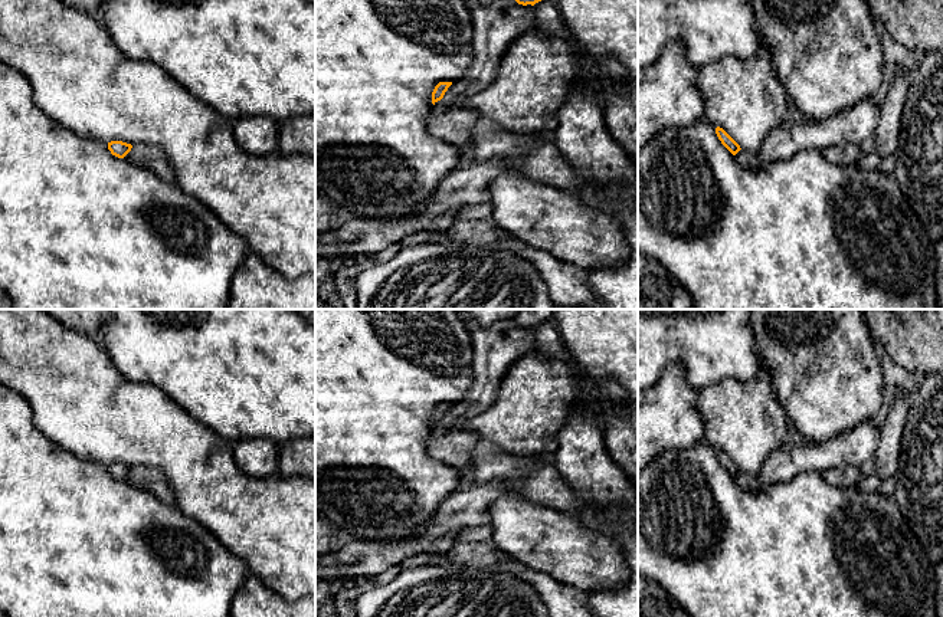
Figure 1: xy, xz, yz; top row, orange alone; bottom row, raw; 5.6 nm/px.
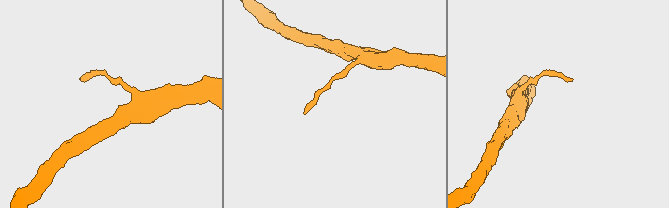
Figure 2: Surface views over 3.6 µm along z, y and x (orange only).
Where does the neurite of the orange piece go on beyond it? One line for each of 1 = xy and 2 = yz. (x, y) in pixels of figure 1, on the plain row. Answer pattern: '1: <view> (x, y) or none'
1: none
2: none

